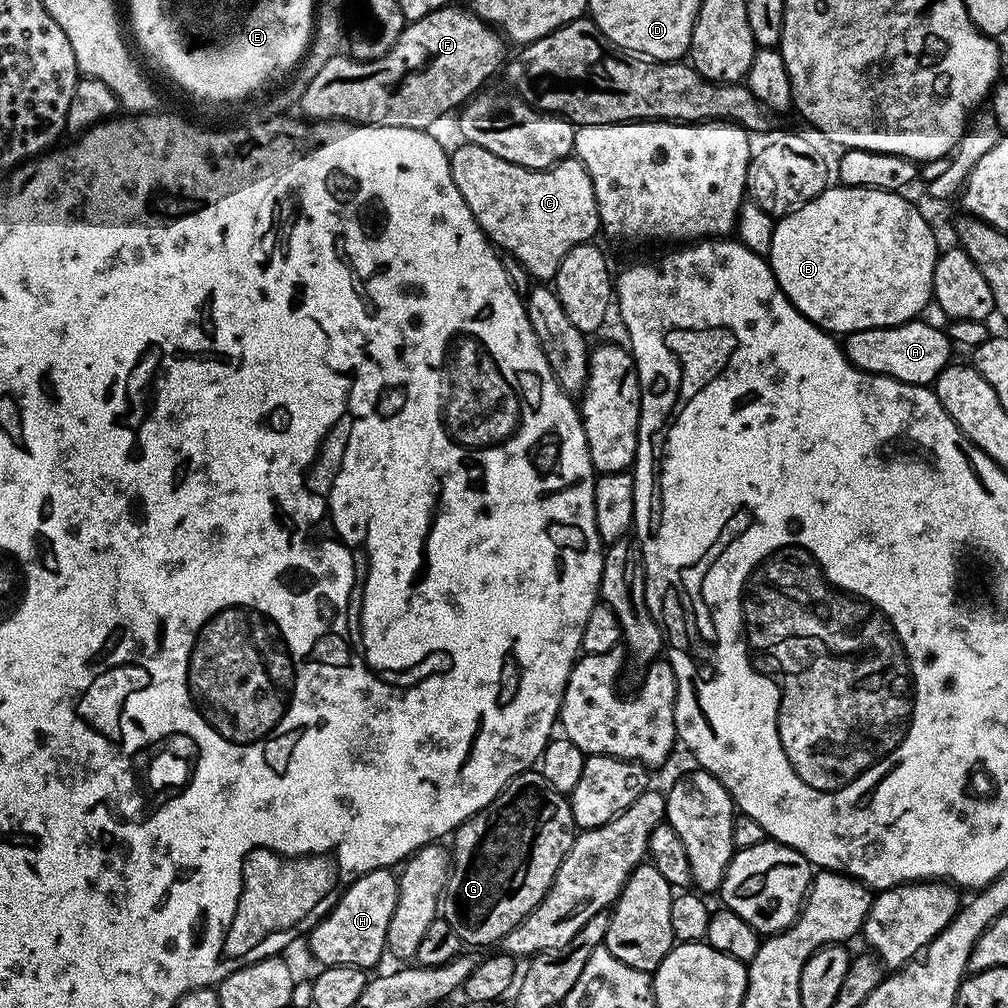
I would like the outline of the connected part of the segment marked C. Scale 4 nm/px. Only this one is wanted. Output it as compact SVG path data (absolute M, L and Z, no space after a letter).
M460 142L456 149L451 149L450 170L454 186L458 186L466 206L470 206L485 236L501 253L514 254L533 281L555 281L558 266L562 266L562 258L566 258L574 246L589 243L595 237L592 235L601 231L594 182L590 182L586 166L578 159L560 160L551 170L523 168L498 158L498 154L490 154L490 150L482 150L482 146Z

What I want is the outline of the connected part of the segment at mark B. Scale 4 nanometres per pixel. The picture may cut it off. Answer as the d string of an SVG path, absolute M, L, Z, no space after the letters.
M829 186L822 194L818 194L806 206L794 210L790 214L779 217L776 220L774 238L770 242L770 250L767 261L772 266L772 273L778 282L778 286L786 294L786 298L794 307L804 315L807 320L814 322L819 328L823 328L829 334L847 334L858 330L870 330L871 328L889 328L904 324L907 320L915 320L920 312L933 299L932 279L934 278L934 266L938 255L936 240L932 237L932 228L928 220L907 200L907 195L898 192L887 192L877 188L846 188L843 186Z

